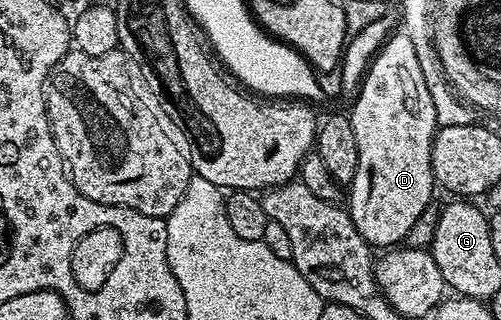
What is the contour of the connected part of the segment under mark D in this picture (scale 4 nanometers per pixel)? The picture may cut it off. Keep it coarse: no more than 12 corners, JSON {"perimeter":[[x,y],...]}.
{"perimeter":[[404,32],[350,109],[346,209],[392,248],[432,202],[434,98]]}

